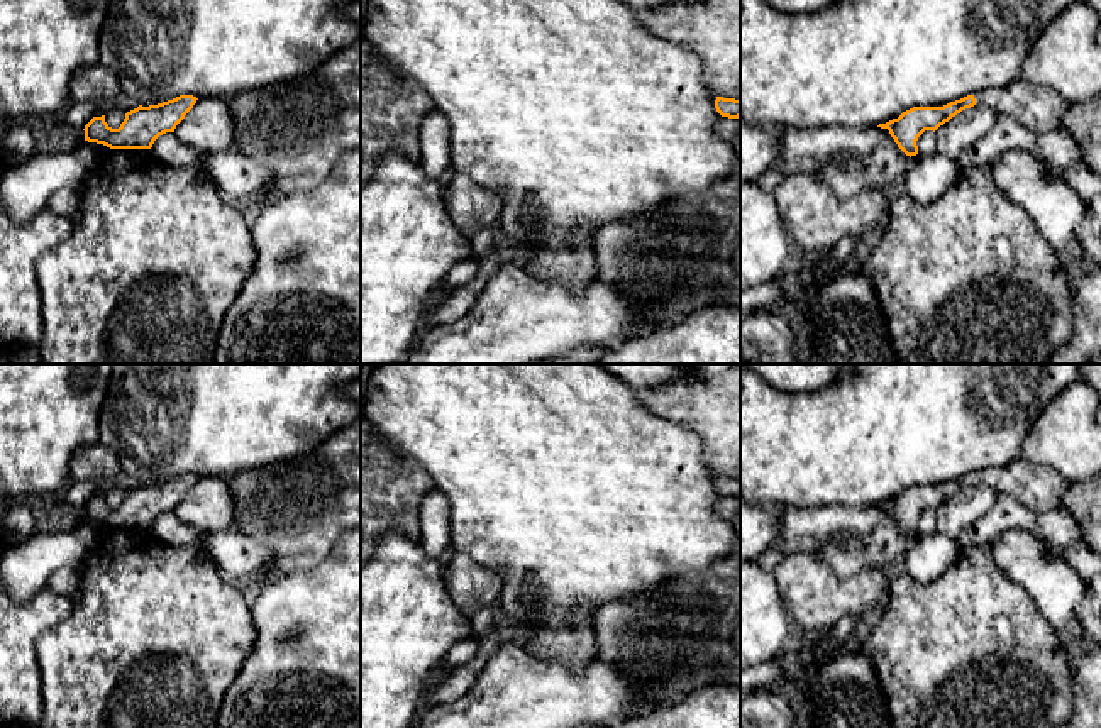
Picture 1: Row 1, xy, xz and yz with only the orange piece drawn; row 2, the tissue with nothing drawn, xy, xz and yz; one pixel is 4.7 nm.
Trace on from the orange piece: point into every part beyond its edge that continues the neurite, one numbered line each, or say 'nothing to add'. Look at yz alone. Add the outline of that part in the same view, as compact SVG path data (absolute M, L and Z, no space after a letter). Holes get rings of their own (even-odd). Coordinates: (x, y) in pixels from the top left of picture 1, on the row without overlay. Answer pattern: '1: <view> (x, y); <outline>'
1: yz (1039, 488); M1023 455L1008 466L986 467L972 472L976 484L986 484L998 494L1013 496L1035 513L1045 513L1060 506L1060 496L1072 483L1057 471L1026 461Z

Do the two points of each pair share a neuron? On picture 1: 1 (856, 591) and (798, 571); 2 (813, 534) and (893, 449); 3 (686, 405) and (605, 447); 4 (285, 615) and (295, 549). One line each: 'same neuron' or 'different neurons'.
1: same neuron
2: different neurons
3: different neurons
4: different neurons

